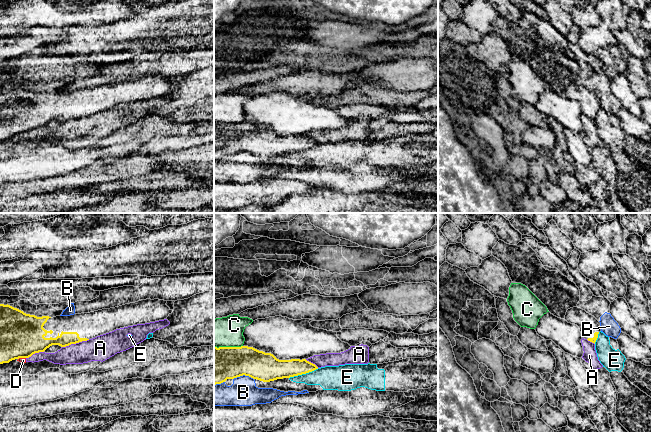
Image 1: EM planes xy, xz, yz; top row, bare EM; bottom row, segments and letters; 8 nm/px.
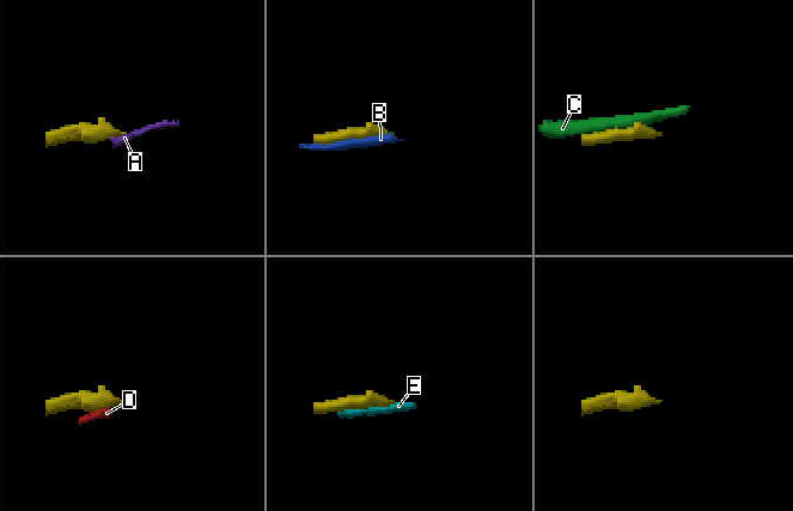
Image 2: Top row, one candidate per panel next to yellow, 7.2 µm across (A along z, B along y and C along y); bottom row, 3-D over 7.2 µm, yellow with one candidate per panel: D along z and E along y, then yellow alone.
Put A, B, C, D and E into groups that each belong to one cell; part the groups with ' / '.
A D / B / C / E

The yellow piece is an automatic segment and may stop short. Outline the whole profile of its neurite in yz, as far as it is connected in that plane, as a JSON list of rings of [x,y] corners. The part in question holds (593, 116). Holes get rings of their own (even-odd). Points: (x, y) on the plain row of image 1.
[[[576,83],[567,86],[565,96],[579,103],[581,112],[595,120],[601,107],[600,98],[585,86]]]

